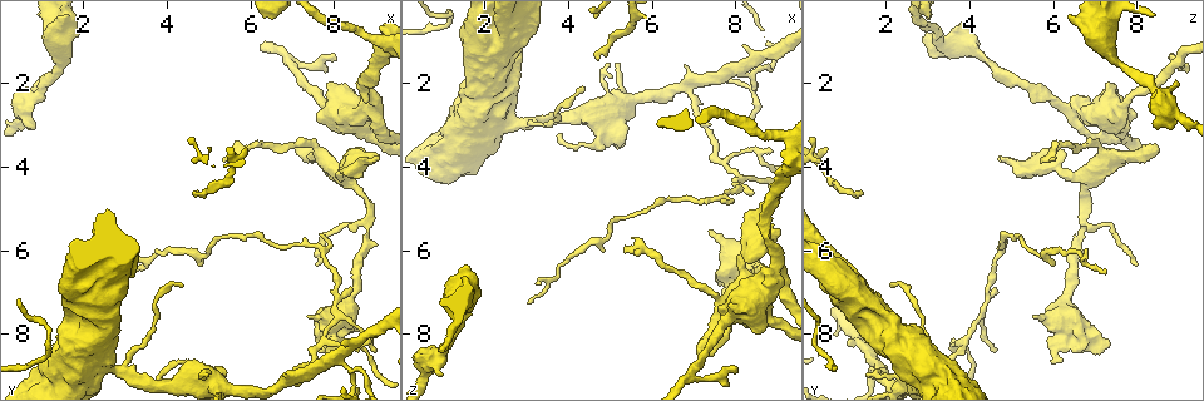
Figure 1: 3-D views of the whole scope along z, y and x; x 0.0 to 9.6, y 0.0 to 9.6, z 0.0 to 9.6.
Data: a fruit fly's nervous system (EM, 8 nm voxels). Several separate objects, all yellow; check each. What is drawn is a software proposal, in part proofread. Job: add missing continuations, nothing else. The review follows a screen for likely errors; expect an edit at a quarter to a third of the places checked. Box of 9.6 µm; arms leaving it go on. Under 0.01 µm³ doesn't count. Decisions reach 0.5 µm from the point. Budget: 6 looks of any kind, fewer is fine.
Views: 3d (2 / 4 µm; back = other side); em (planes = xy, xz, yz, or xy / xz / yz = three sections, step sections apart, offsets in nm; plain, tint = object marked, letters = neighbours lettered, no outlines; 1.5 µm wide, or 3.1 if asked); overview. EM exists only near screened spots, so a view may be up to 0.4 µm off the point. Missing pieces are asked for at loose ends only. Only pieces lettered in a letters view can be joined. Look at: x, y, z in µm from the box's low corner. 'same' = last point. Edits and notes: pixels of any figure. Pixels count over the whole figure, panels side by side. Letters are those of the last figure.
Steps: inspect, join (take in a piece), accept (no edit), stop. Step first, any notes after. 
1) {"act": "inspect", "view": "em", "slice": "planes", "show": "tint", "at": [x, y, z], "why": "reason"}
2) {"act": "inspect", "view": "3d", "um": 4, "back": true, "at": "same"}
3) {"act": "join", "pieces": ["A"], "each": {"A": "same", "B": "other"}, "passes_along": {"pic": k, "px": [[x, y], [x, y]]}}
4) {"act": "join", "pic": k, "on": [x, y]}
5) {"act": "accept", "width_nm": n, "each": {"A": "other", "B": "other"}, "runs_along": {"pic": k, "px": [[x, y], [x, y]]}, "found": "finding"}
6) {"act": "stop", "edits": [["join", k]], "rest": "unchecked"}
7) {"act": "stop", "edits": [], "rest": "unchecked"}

{"act": "inspect", "view": "3d", "um": 4, "at": [5.30, 3.85, 5.85], "why": "thin end"}

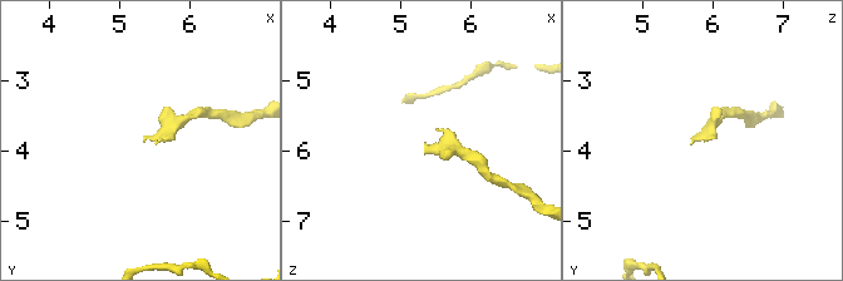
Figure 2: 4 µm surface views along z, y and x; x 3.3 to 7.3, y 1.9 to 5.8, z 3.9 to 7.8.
{"act": "inspect", "view": "em", "slice": "yz", "step": 8, "show": "letters", "at": [5.35, 3.85, 5.90]}

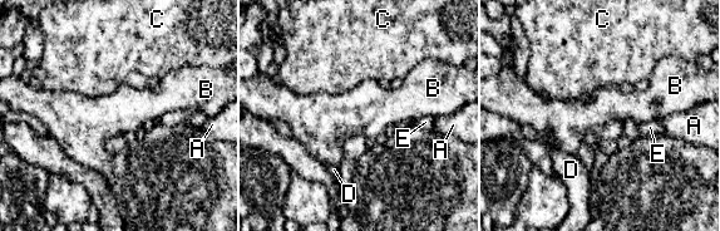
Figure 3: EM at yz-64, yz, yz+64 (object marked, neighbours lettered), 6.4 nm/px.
{"act": "inspect", "view": "em", "slice": "planes", "show": "letters", "at": "same", "why": "another direction"}

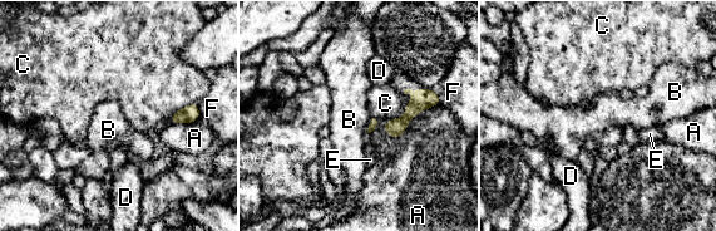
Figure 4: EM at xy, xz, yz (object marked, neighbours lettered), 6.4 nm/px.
{"act": "accept", "width_nm": 110, "each": {"A": "other", "B": "other", "C": "other", "D": "other", "E": "other", "F": "other"}, "border": {"pic": 4, "px": [[409, 103], [401, 117], [383, 122]]}, "found": "no lettered piece goes on from it"}

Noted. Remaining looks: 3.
{"act": "inspect", "view": "3d", "um": 2, "back": true, "at": [7.15, 3.45, 8.45], "why": "an open end"}

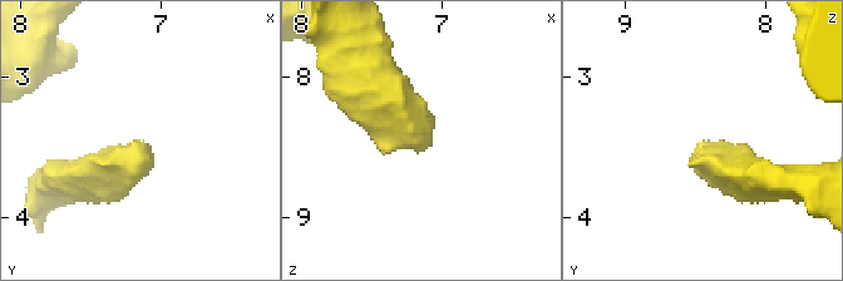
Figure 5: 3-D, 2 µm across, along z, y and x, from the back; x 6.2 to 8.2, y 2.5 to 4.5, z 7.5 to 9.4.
{"act": "inspect", "view": "em", "slice": "xy", "step": 8, "show": "letters", "at": [7.20, 3.48, 8.46], "why": "shape alone is not enough"}

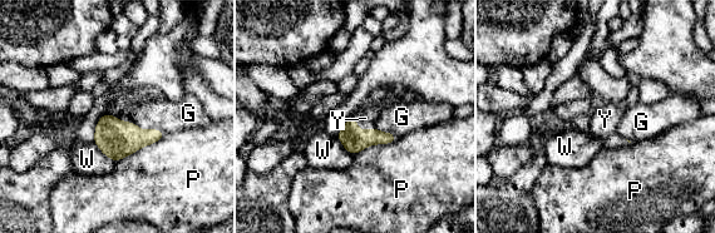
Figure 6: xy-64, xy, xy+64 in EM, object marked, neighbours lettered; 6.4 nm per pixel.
{"act": "inspect", "view": "em", "slice": "planes", "show": "letters", "at": "same"}

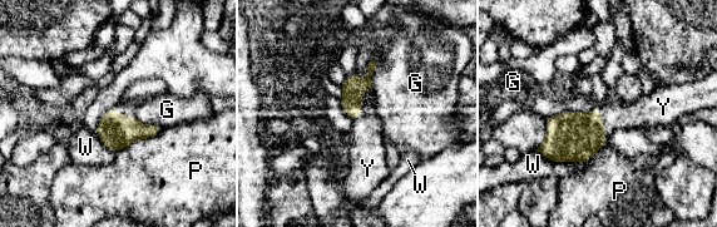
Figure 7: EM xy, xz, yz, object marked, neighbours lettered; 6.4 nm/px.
{"act": "join", "pic": 7, "on": [639, 114], "longest_contact_nm": ["P", 340], "each": {"G": "other", "P": "other", "W": "other", "Y": "same"}, "found": "it goes on there"}

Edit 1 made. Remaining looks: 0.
{"act": "stop", "edits": [["join", 7]], "rest": "unchecked"}

